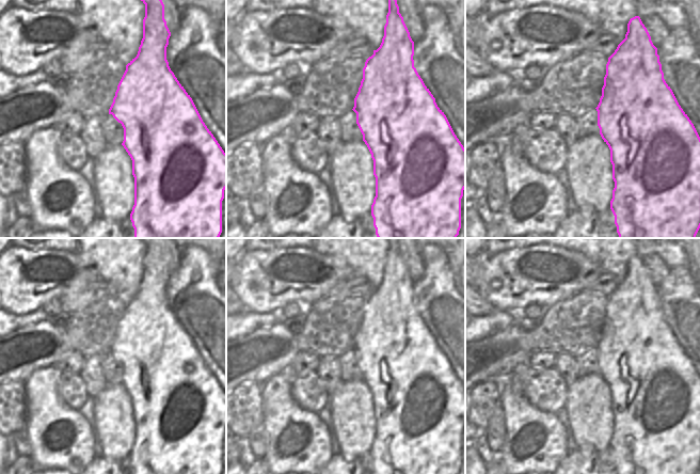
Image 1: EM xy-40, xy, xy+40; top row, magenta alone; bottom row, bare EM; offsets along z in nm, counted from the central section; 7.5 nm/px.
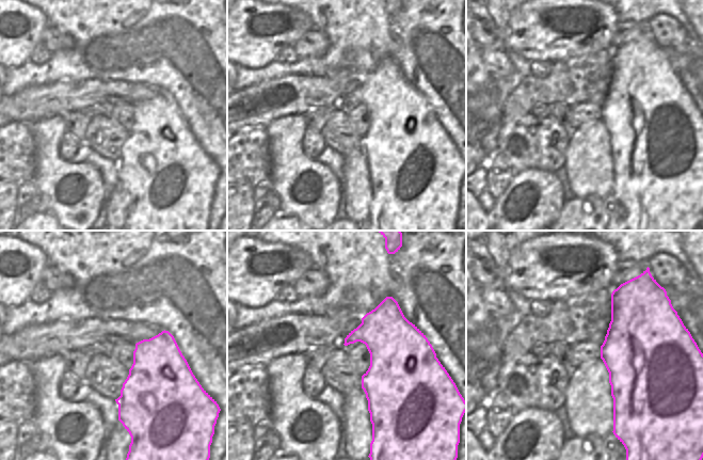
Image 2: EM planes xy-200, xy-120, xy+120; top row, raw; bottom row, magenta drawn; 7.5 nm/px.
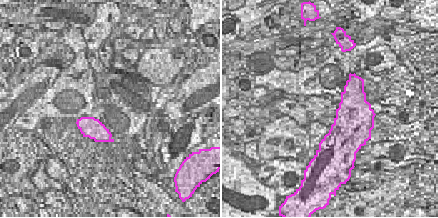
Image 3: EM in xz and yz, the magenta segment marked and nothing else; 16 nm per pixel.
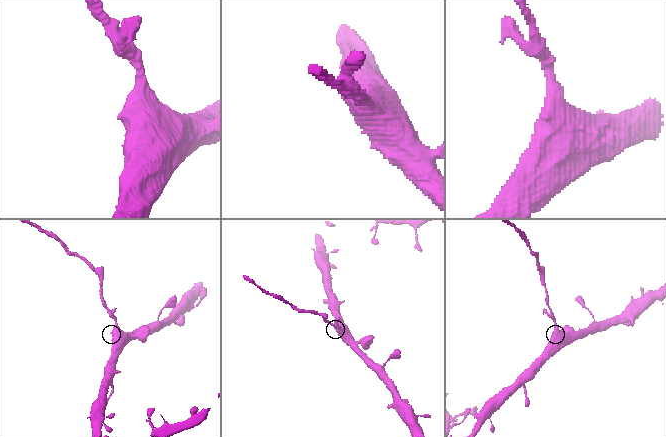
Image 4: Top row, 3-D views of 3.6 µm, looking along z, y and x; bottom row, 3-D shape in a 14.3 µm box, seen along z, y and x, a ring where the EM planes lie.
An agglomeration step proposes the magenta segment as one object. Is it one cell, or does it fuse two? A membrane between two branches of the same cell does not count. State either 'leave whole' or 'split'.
split

